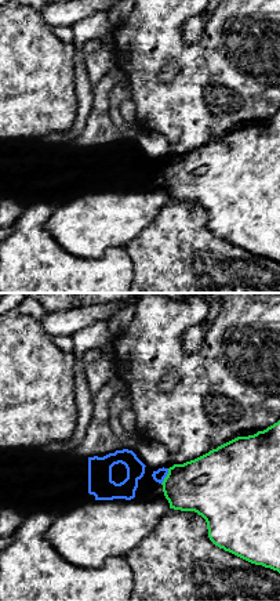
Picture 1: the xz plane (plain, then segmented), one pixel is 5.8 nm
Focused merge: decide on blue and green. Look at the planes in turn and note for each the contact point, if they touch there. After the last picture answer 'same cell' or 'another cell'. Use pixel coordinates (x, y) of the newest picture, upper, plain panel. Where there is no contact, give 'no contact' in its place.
contact (164, 167)

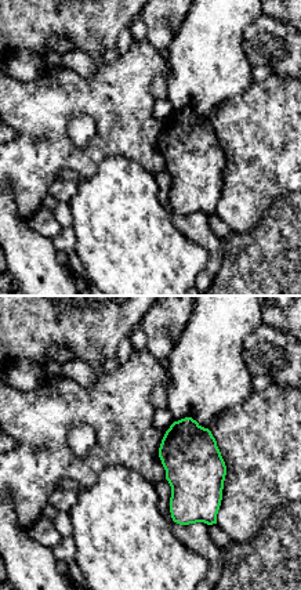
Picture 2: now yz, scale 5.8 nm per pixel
no contact

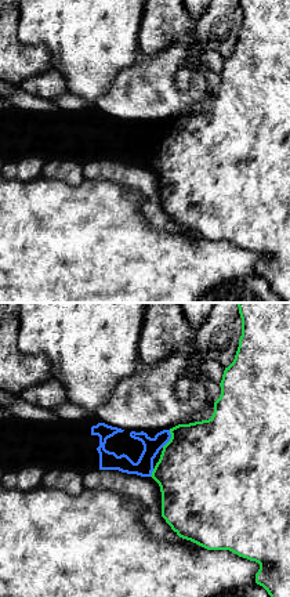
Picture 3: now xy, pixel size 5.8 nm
contact (170, 127)

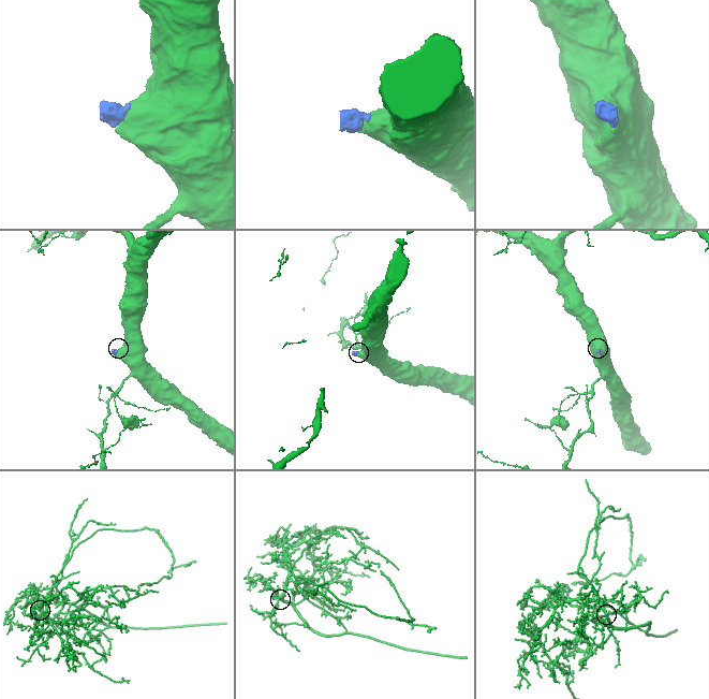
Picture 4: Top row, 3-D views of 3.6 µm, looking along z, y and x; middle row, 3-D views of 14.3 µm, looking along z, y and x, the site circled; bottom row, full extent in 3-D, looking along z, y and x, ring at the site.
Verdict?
same cell

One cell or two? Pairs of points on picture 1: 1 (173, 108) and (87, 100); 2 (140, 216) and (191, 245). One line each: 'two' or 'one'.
1: two
2: two

